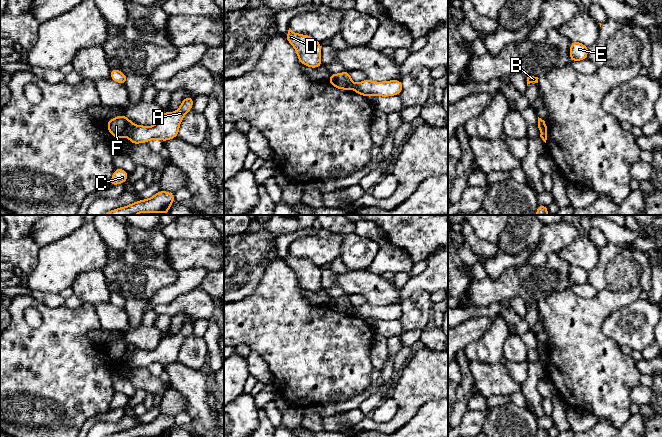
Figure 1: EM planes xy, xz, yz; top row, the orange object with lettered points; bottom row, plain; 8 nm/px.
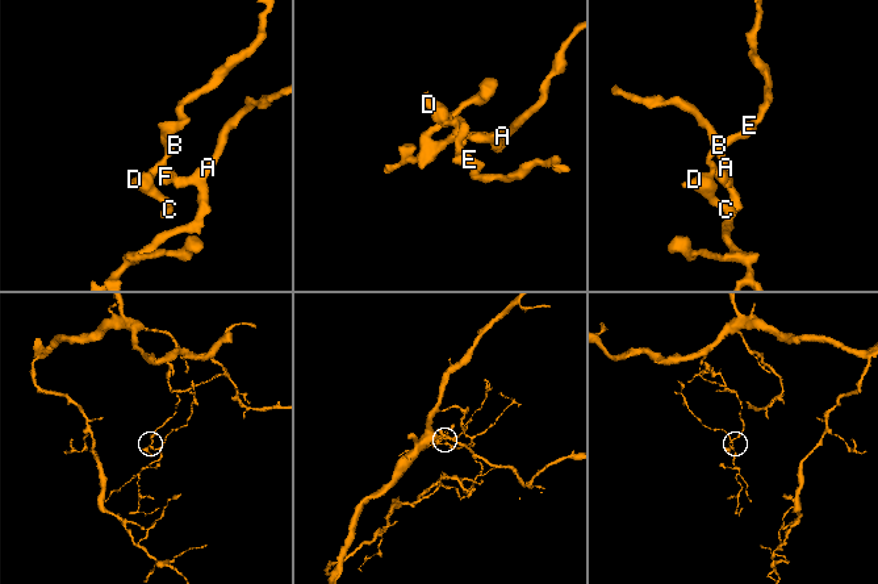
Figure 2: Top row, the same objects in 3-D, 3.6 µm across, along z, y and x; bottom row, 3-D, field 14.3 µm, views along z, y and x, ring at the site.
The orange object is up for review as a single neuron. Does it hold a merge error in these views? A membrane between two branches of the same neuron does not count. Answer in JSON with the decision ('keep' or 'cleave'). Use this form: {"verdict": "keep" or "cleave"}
{"verdict": "cleave"}

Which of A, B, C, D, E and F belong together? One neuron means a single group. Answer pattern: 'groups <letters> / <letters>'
groups A / B C D E F

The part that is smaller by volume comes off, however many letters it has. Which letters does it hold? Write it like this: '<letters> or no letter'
A

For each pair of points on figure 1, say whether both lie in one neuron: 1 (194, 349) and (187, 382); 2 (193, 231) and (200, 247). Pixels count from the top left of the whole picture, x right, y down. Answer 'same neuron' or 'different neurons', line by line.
1: different neurons
2: different neurons

